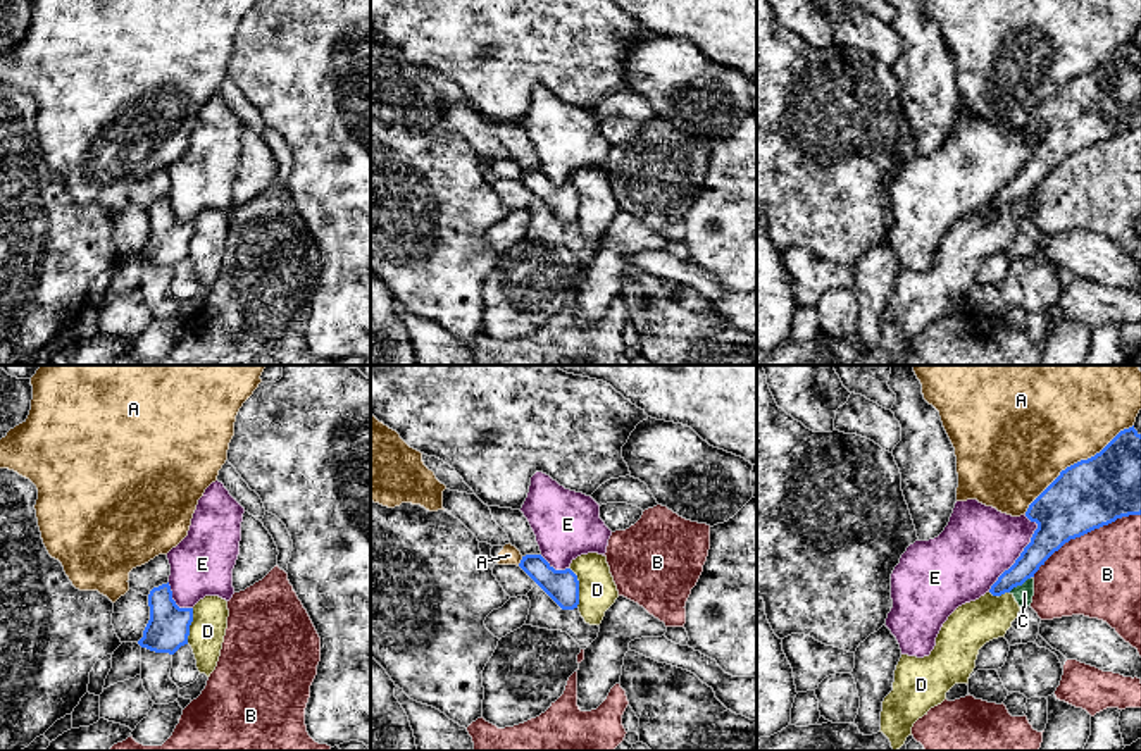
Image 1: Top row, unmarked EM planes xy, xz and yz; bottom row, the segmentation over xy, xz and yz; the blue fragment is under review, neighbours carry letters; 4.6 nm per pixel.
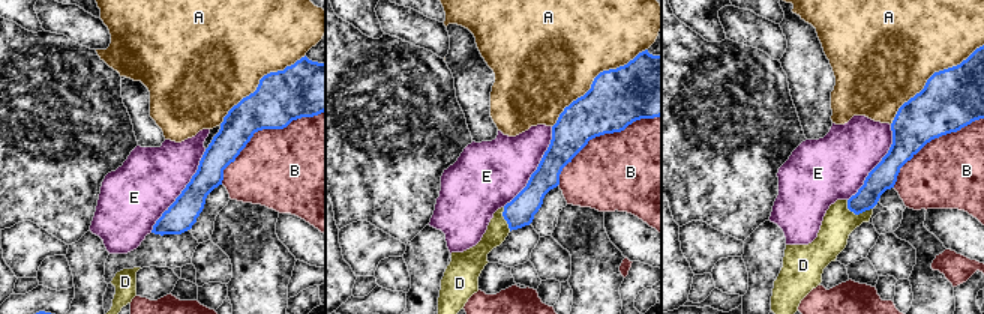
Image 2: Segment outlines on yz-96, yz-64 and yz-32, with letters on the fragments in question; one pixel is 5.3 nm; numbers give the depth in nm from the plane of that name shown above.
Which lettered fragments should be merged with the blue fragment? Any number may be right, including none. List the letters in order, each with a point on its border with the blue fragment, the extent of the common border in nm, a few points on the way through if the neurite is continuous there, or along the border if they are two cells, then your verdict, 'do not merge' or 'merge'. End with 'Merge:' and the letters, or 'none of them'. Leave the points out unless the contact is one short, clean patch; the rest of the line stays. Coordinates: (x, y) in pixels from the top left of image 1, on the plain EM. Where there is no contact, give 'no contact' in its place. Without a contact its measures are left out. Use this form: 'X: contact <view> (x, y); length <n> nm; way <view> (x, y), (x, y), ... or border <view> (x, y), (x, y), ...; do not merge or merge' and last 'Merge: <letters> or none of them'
A: contact yz (1078, 76); length 650 nm; do not merge
B: contact yz (1084, 147); length 600 nm; do not merge
C: contact yz (1019, 198); length 130 nm; do not merge
D: contact xz (578, 202); length 200 nm; border xz (569, 181), (578, 195), (578, 221); do not merge
E: contact yz (1022, 166); length 400 nm; do not merge
Merge: none of them

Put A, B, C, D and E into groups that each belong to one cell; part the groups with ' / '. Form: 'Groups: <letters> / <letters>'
Groups: A / B / C D / E

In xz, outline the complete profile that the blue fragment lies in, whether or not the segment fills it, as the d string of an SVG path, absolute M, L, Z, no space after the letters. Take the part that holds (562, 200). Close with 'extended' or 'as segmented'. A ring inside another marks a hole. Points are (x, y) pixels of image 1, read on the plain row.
M541 169L522 171L519 181L562 222L579 219L579 195L570 184L555 184Z; as segmented

